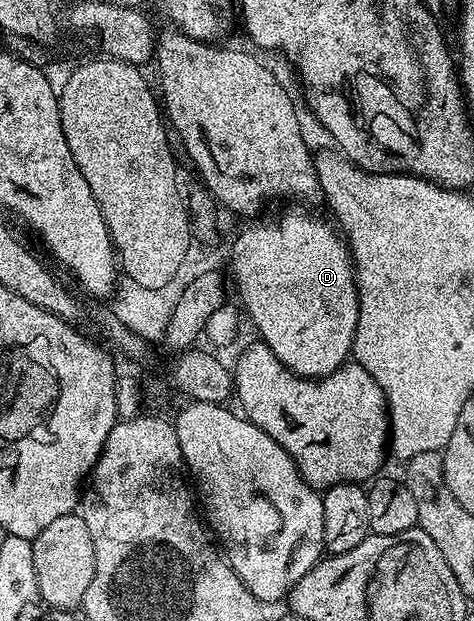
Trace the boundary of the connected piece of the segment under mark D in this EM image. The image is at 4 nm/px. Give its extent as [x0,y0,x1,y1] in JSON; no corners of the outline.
[232,211,358,379]

